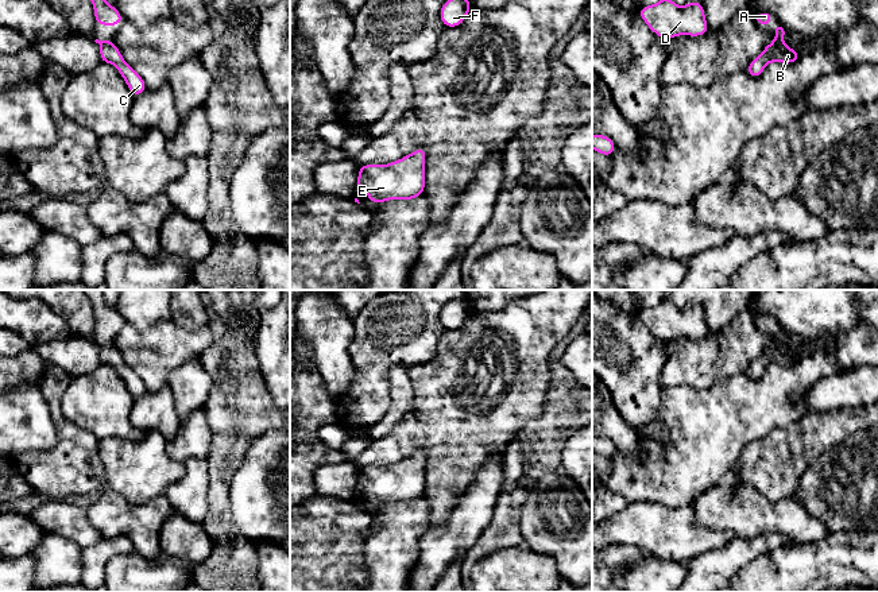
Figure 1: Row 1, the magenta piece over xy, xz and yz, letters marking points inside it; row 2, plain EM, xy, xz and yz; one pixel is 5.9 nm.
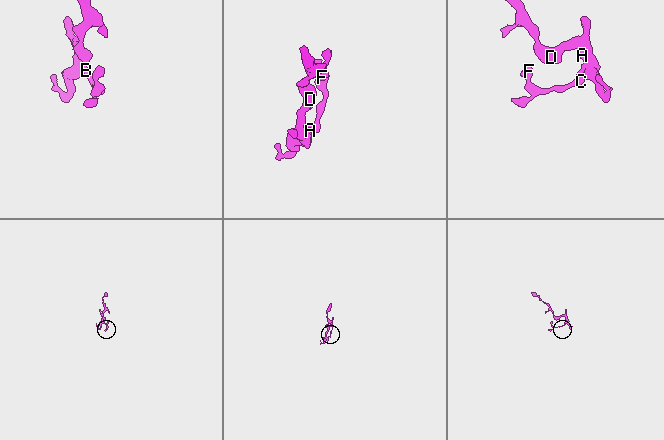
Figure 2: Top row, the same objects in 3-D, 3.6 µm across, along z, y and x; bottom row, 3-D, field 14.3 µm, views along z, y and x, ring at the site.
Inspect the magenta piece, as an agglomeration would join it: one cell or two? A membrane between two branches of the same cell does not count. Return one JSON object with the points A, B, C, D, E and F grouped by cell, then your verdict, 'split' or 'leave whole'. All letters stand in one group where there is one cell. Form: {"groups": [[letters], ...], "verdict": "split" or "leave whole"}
{"groups": [["A", "B", "C", "D", "E", "F"]], "verdict": "leave whole"}

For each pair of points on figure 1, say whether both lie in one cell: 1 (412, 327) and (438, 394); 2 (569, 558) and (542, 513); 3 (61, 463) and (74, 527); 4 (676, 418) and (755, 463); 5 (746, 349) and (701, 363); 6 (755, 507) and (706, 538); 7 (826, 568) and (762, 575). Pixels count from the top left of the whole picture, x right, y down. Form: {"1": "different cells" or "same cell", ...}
{"1": "different cells", "2": "same cell", "3": "different cells", "4": "different cells", "5": "same cell", "6": "different cells", "7": "same cell"}

